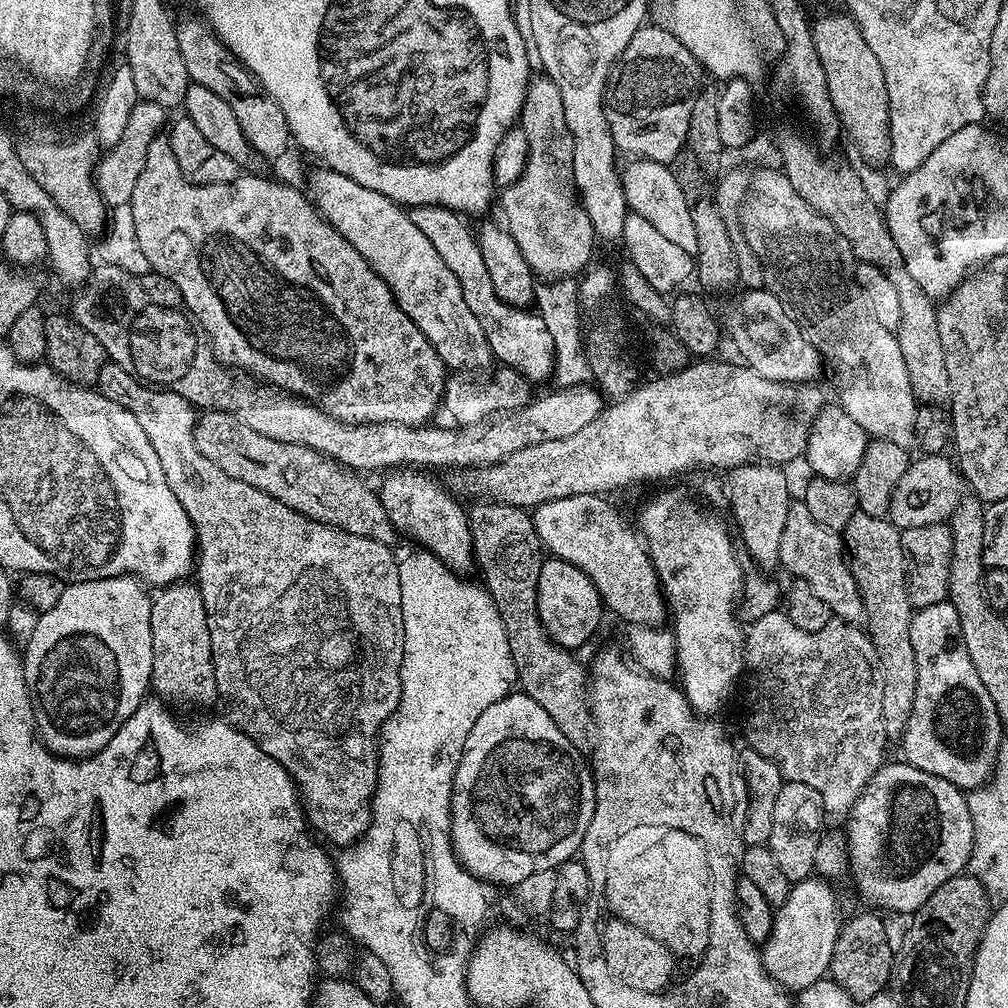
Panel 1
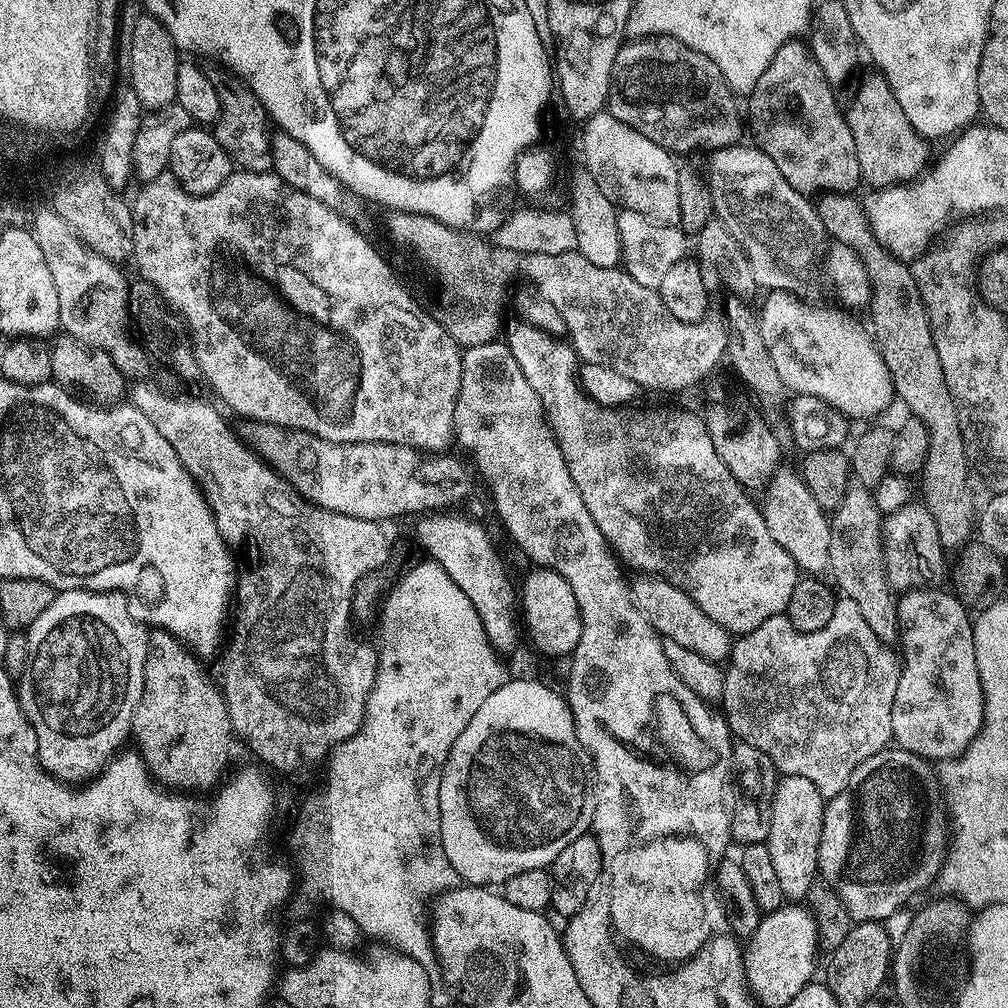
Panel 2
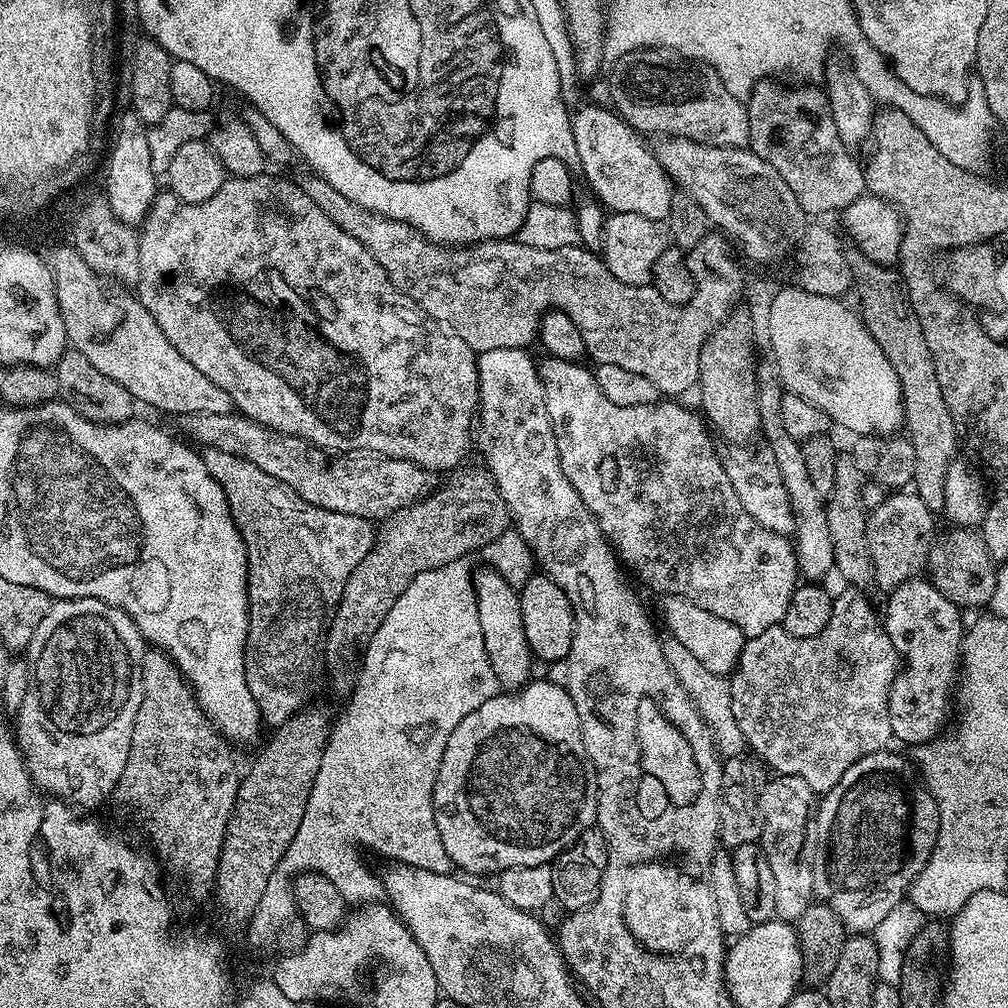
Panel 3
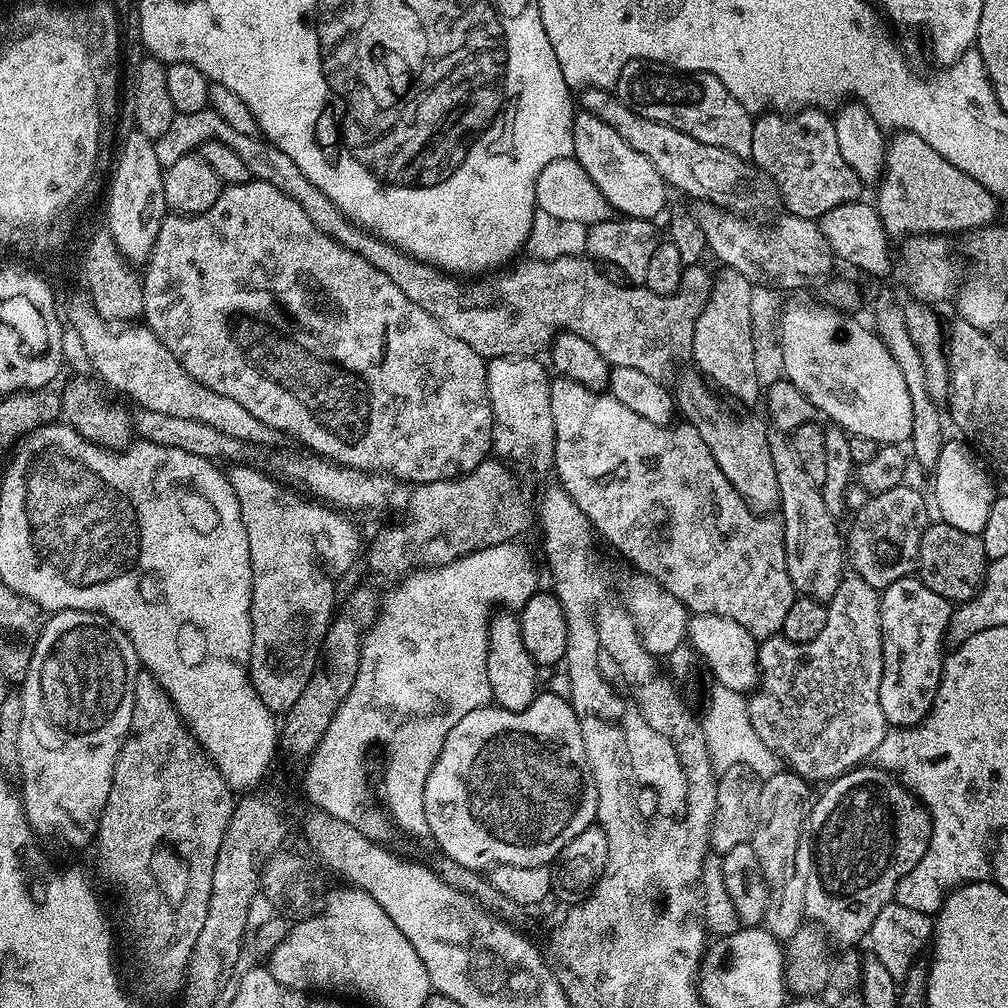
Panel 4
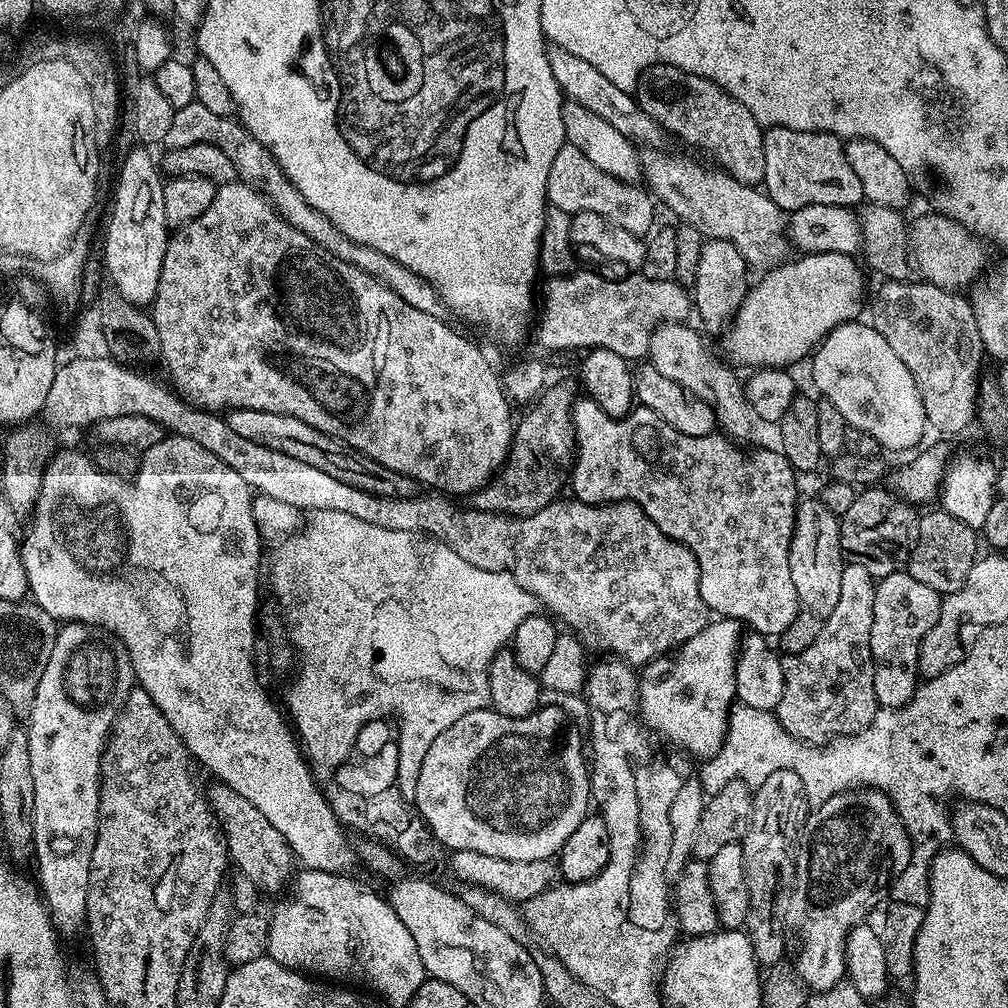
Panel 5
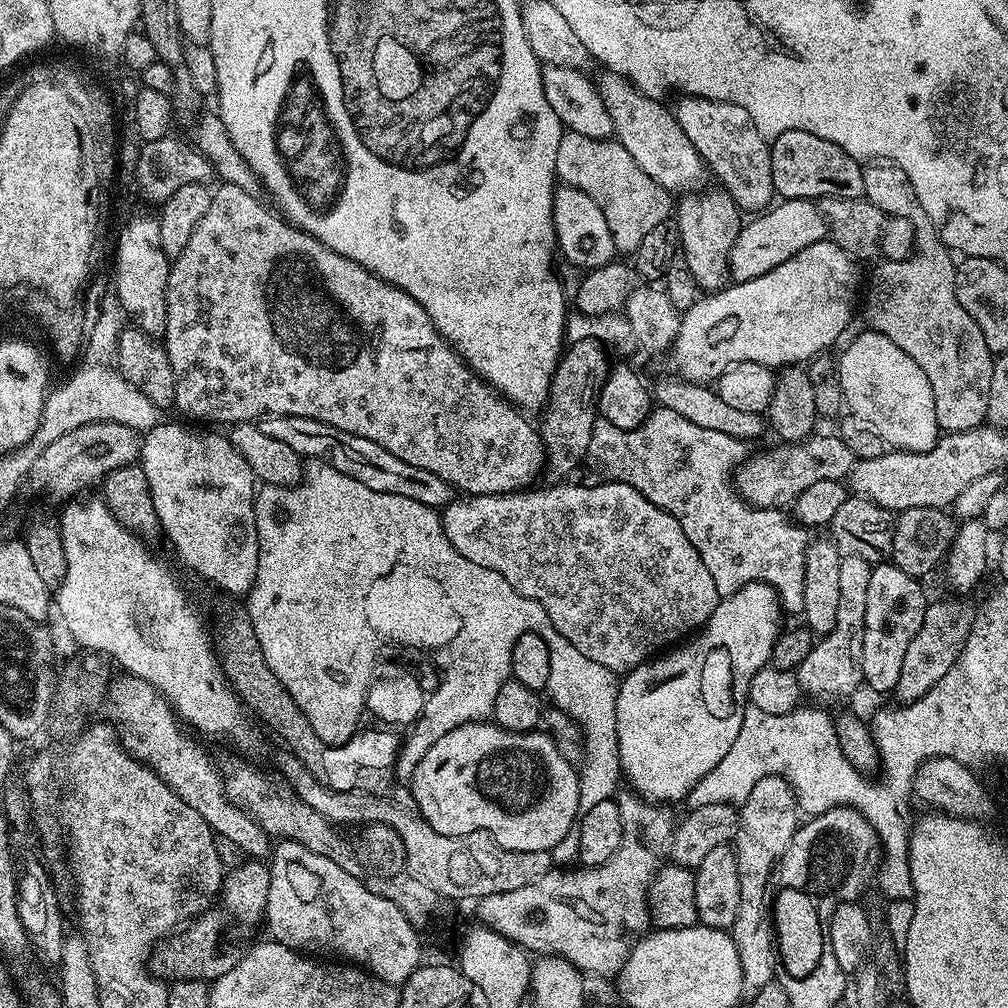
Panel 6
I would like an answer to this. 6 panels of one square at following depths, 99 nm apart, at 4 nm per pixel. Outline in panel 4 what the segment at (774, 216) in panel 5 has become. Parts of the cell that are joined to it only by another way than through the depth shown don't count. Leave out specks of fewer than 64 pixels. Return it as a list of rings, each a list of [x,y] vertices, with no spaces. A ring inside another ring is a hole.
[[[696,202],[691,205],[692,217],[702,226],[702,234],[708,243],[708,252],[716,255],[723,267],[738,270],[752,285],[760,285],[779,290],[803,290],[807,284],[815,282],[819,276],[824,276],[834,265],[834,257],[822,230],[817,221],[807,220],[801,216],[784,214],[780,225],[776,228],[776,236],[767,236],[760,228],[751,224],[751,219],[741,218],[737,213],[729,212],[728,209],[717,204]]]

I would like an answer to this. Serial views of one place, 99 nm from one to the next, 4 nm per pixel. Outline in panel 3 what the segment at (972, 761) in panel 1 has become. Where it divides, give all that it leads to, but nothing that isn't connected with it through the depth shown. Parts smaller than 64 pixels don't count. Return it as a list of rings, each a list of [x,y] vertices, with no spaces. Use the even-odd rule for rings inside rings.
[[[927,578],[902,582],[887,593],[888,605],[882,608],[882,623],[894,650],[900,655],[902,667],[890,690],[888,709],[893,737],[907,746],[919,746],[941,735],[948,720],[948,707],[954,704],[954,685],[960,671],[960,649],[964,642],[966,624],[960,621],[961,609],[946,598]]]

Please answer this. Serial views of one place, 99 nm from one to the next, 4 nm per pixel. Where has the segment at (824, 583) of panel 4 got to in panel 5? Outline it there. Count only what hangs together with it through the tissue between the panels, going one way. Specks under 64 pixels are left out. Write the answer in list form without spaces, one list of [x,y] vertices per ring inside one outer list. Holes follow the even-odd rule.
[[[801,499],[796,505],[796,521],[790,542],[790,578],[798,590],[801,609],[818,617],[834,614],[842,591],[842,570],[846,557],[840,545],[840,522],[820,499]]]

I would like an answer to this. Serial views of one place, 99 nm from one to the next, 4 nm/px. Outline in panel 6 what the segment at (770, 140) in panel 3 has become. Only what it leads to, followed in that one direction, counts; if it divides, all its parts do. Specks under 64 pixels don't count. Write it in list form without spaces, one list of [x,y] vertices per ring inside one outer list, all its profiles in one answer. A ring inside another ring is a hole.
[[[786,130],[786,134],[778,134],[770,144],[770,170],[774,174],[776,196],[785,200],[811,200],[818,202],[828,198],[861,198],[864,195],[864,168],[861,161],[854,159],[842,146],[834,146],[834,142],[826,142],[826,138],[818,138],[818,134],[810,134],[810,130]]]

